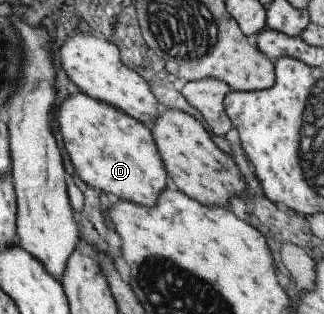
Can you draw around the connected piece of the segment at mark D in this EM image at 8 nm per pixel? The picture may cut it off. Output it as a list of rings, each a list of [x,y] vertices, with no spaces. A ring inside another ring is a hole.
[[[78,94],[66,100],[58,110],[58,120],[60,120],[60,132],[64,136],[64,146],[72,158],[76,172],[86,184],[102,190],[105,194],[114,194],[120,198],[120,201],[128,201],[148,208],[157,205],[158,197],[171,181],[150,127],[86,94],[82,94],[82,98]]]

